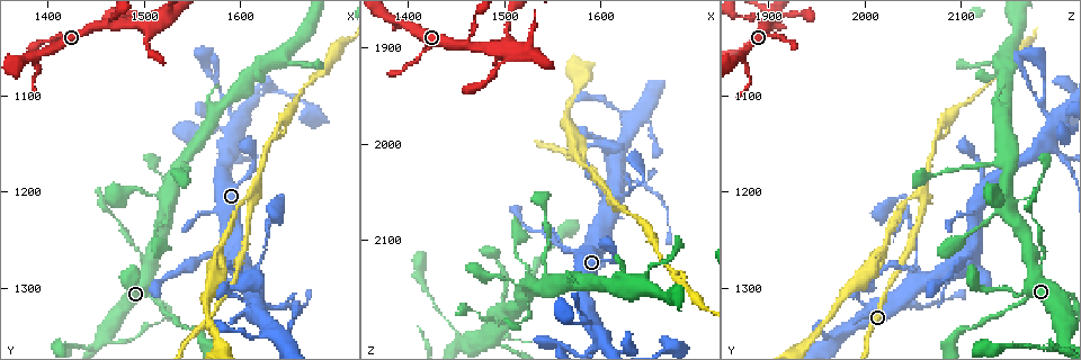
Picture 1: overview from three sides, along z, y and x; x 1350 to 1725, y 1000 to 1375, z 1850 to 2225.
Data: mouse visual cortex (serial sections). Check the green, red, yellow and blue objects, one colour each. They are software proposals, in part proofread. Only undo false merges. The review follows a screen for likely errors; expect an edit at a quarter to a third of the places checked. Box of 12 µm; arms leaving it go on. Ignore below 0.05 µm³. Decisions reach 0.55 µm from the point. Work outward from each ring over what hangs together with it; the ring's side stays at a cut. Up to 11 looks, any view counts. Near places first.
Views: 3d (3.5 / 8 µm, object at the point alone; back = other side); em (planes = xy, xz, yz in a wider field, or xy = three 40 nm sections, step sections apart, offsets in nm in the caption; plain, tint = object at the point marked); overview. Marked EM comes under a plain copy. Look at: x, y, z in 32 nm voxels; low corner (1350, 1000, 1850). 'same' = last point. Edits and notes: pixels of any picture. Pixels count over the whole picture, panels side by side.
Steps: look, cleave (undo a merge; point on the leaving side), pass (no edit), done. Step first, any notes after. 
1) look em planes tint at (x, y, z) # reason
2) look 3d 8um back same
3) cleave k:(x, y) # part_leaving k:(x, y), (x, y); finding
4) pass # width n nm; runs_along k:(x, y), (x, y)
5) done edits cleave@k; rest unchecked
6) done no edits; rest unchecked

look 3d 8um back at (1500, 1272, 2184) # thin neck

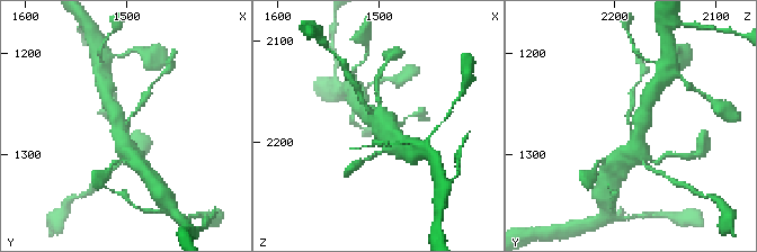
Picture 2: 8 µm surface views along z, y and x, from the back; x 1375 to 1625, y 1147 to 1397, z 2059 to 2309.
look 3d 3.5um at (1498, 1270, 2186) # closer look

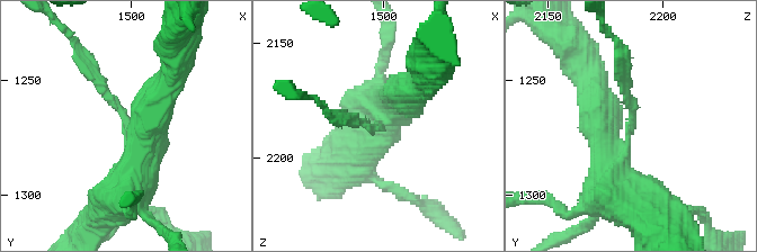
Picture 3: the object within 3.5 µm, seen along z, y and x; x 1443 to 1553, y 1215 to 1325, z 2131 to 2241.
look em xy step 1 tint at (1500, 1271, 2186) # arm_widths 150, 600 nm; shape alone is not enough

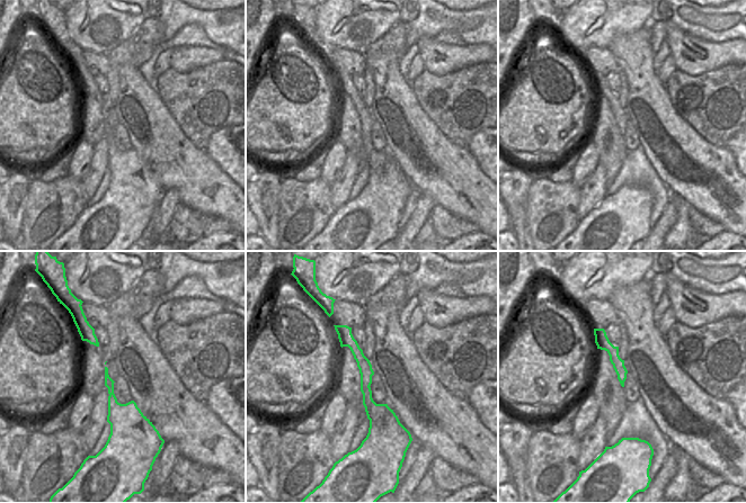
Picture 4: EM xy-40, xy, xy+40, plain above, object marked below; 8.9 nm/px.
cleave 3:(633, 104) # part_leaving 3:(630, 137), (621, 47); a second cell is stuck on

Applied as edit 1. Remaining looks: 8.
look overview

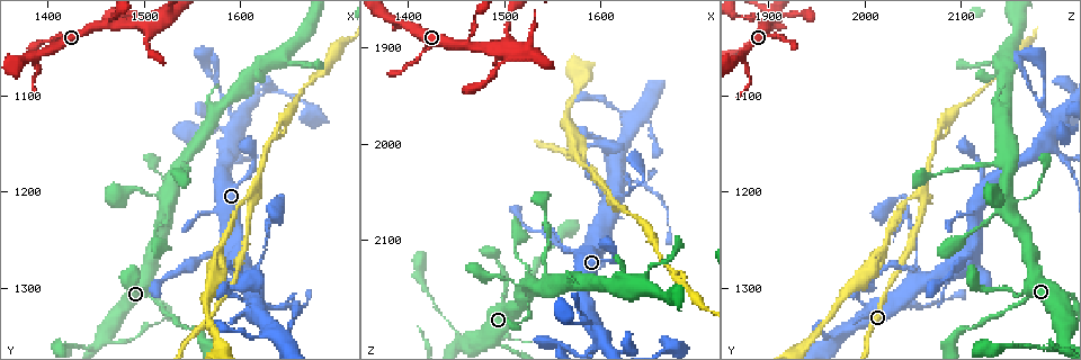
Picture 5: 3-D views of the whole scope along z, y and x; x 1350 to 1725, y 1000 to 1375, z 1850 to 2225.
look 3d 3.5um at (1594, 1164, 2204) # three arms meet

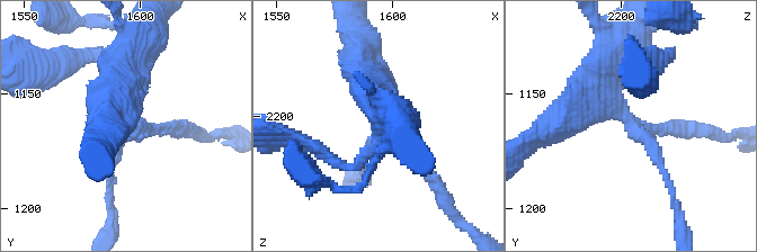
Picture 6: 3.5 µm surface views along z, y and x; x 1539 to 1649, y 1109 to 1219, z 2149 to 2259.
look em xy step 5 tint same # arms 3; arm_widths 150, 150, 500 nm; now the EM

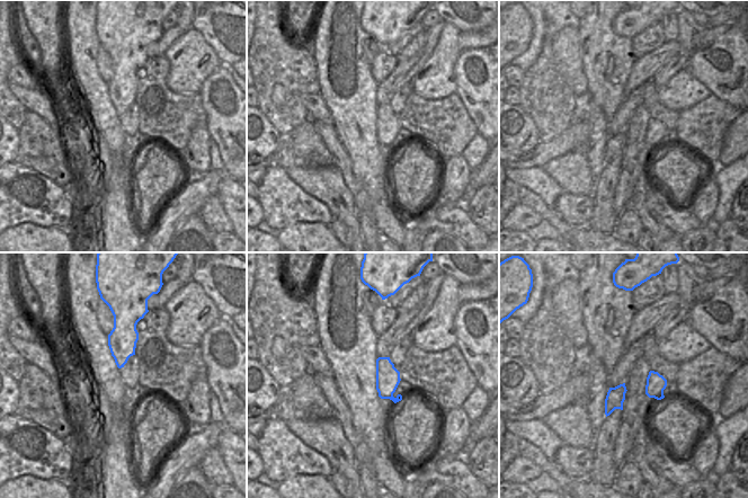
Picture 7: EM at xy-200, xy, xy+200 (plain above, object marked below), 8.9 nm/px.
pass # runs_along 6:(577, 106), (590, 88), (614, 102), (666, 178); continuous, no second cell

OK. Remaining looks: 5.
look 3d 3.5um at (1610, 1206, 2062) # a fork

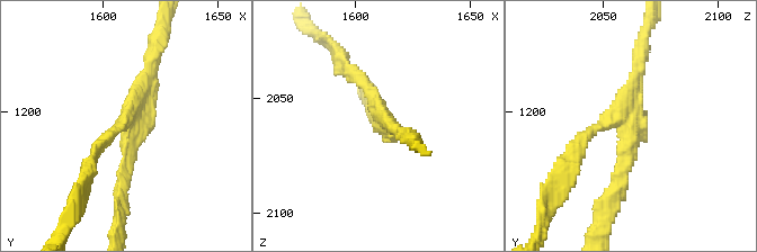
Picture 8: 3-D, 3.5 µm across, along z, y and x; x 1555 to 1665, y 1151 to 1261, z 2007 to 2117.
cleave 8:(640, 56) # arm_widths 150, 200, 200 nm; part_leaving 8:(624, 123), (596, 126), (561, 185); a second cell is stuck on

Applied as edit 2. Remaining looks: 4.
look overview # see it whole again

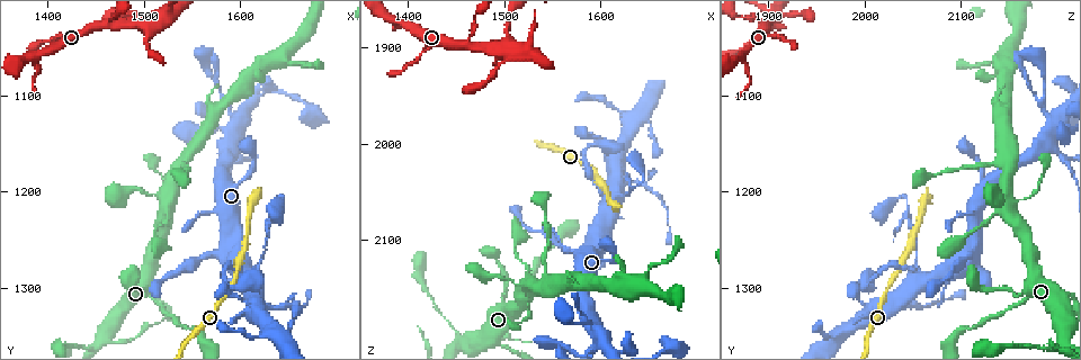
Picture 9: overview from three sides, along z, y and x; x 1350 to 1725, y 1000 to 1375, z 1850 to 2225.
look 3d 3.5um at (1606, 1286, 2056) # thick turns thin

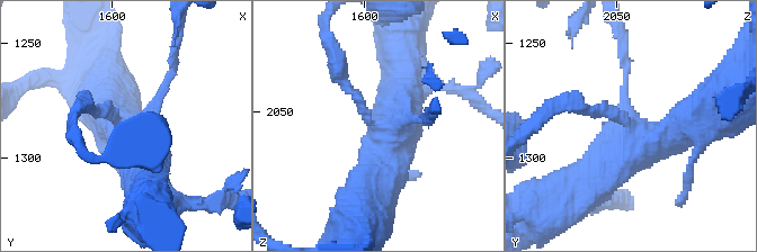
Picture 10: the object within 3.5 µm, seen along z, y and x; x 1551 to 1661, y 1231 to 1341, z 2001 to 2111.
look em xy step 1 tint at (1604, 1288, 2057) # arms 4; arm_widths 150, 150, 600, 600 nm; need the tissue

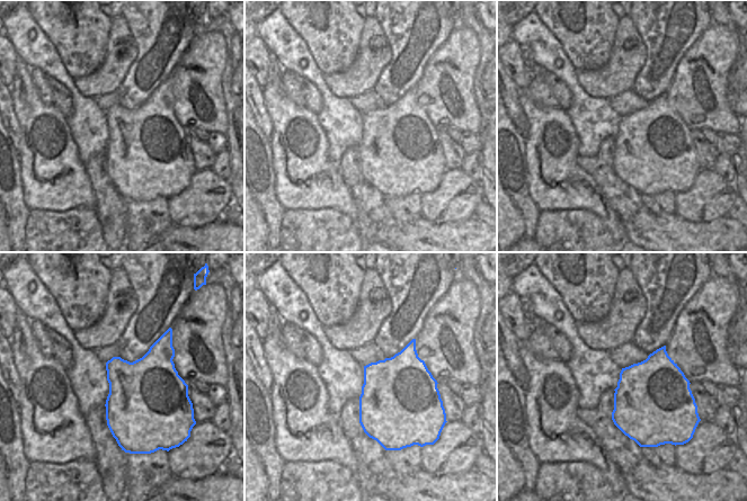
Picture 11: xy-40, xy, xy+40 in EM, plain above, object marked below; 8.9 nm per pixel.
pass # runs_along 10:(702, 118), (626, 149), (589, 190); continuous, no second cell

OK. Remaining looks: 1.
done edits cleave@3, cleave@8; rest unchecked

